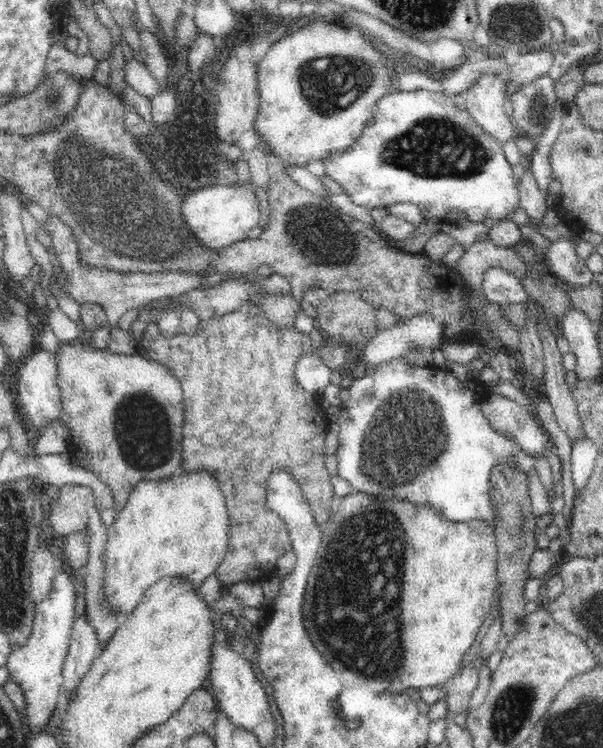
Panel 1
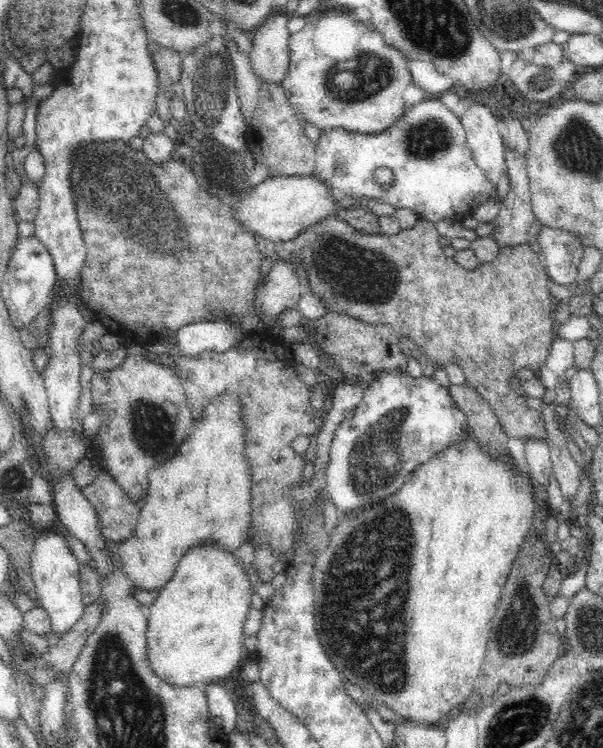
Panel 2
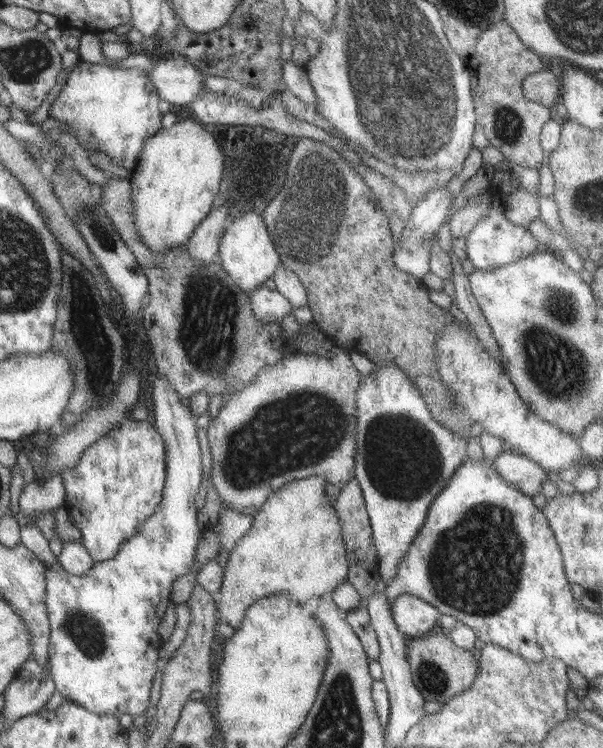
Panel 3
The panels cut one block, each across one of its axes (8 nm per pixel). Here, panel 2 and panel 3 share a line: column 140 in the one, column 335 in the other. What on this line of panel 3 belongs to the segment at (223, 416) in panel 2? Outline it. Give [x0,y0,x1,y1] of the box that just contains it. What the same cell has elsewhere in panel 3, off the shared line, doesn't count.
[214,475,347,629]

